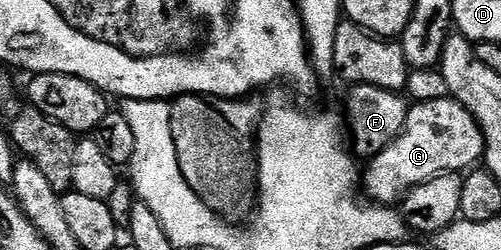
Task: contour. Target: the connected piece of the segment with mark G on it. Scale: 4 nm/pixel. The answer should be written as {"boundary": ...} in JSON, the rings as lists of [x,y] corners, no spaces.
{"boundary":[[[449,96],[430,103],[416,103],[409,108],[406,127],[400,133],[400,138],[367,162],[368,170],[363,170],[362,185],[368,188],[372,196],[369,198],[375,204],[392,207],[416,186],[446,173],[463,174],[471,170],[483,156],[484,133],[476,117],[470,115],[462,102]]]}

